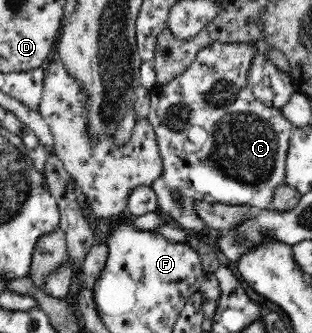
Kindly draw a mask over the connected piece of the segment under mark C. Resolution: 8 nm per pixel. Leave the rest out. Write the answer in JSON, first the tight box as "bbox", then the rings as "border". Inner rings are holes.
{"bbox":[148,42,294,232],"border":[[[213,42],[198,53],[193,64],[181,75],[156,88],[150,99],[148,119],[153,125],[160,157],[163,158],[163,173],[151,184],[151,189],[157,193],[157,211],[174,226],[197,232],[203,230],[205,224],[194,207],[197,201],[267,209],[275,188],[285,182],[286,156],[294,126],[283,116],[281,109],[259,102],[249,86],[248,70],[259,49],[262,49],[261,44],[255,42]],[[173,192],[180,194],[178,201]]]}

